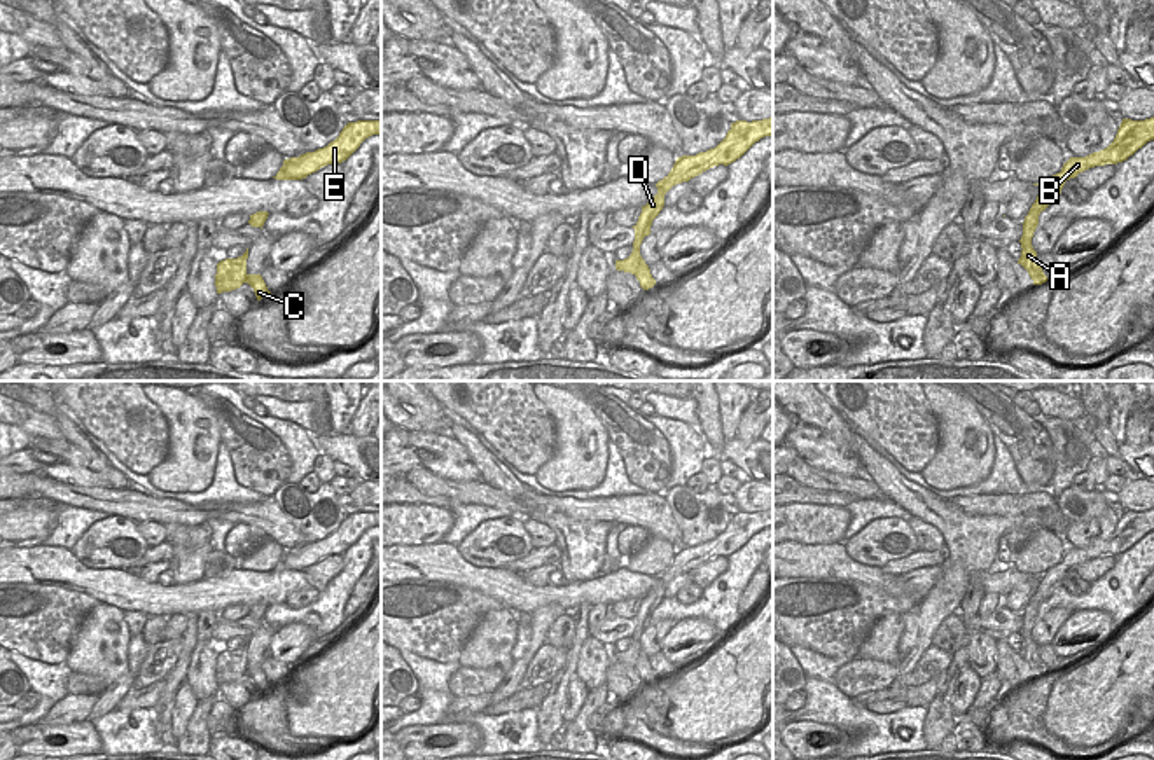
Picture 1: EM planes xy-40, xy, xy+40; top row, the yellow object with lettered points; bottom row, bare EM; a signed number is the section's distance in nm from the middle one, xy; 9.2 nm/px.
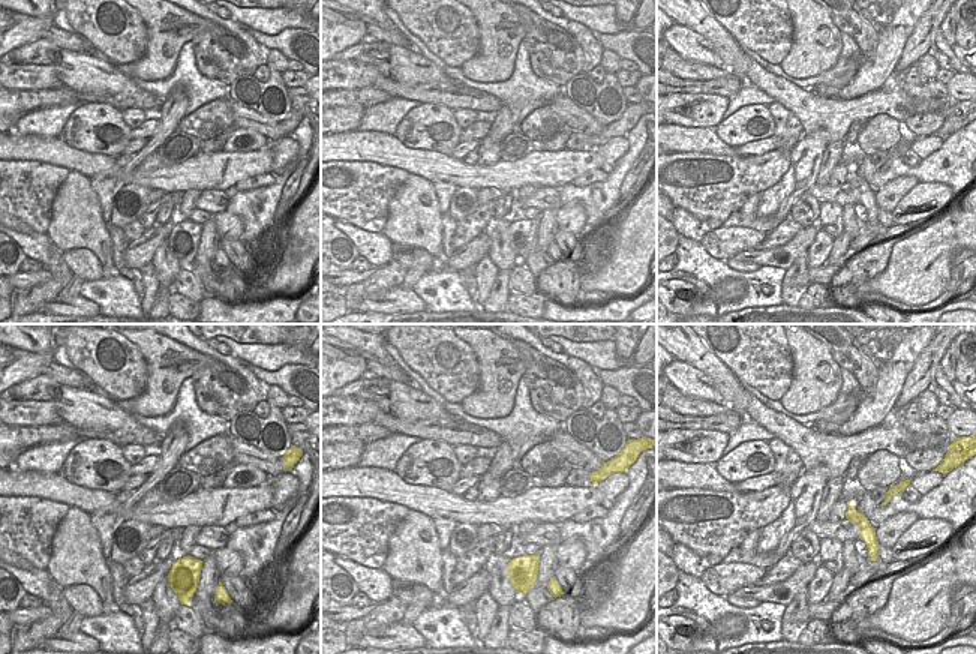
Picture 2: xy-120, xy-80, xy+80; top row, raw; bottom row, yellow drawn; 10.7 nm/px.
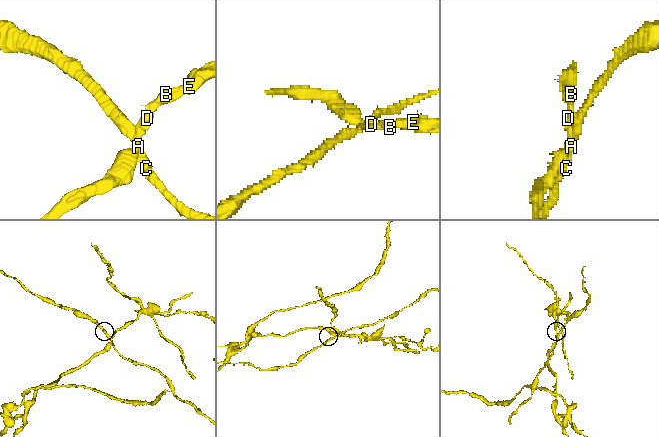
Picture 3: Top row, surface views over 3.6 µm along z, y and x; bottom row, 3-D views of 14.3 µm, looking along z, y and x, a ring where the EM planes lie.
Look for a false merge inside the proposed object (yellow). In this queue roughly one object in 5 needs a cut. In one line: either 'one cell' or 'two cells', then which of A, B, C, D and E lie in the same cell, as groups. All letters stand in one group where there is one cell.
two cells; A B D E / C

